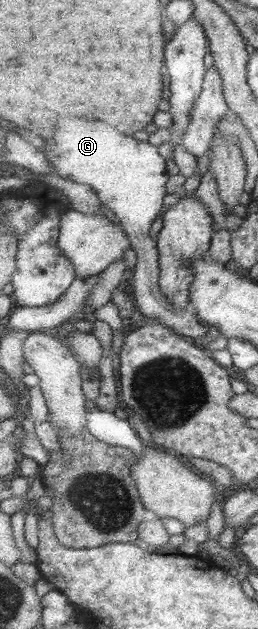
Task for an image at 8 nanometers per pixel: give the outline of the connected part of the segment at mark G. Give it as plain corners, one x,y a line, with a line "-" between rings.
75,122
73,126
65,126
63,130
59,130
59,134
47,142
44,146
45,155
49,159
49,163
53,165
53,172
50,174
57,175
67,180
88,184
102,199
102,204
116,215
120,224
125,229
125,233
131,239
131,248
137,254
137,263
133,272
133,297
135,305
142,312
145,321
155,320
170,327
178,334
191,339
207,338
208,326
203,324
197,317
197,309
190,305
185,310
175,308
173,302
167,298
167,294
163,294
159,279
161,279
160,267
160,250
158,249
158,241
151,238
151,226
157,220
157,216
163,210
163,202
167,196
167,182
169,182
169,172
167,172
167,160
159,154
159,148
151,145
148,141
139,141
132,138
131,135
121,134
115,126
107,124
107,122

